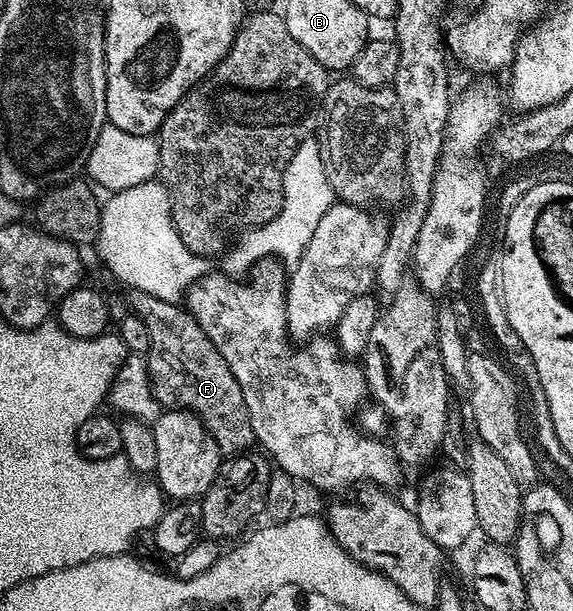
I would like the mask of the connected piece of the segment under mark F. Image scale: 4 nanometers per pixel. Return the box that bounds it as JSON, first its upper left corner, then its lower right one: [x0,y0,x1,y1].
[125,290,256,458]

